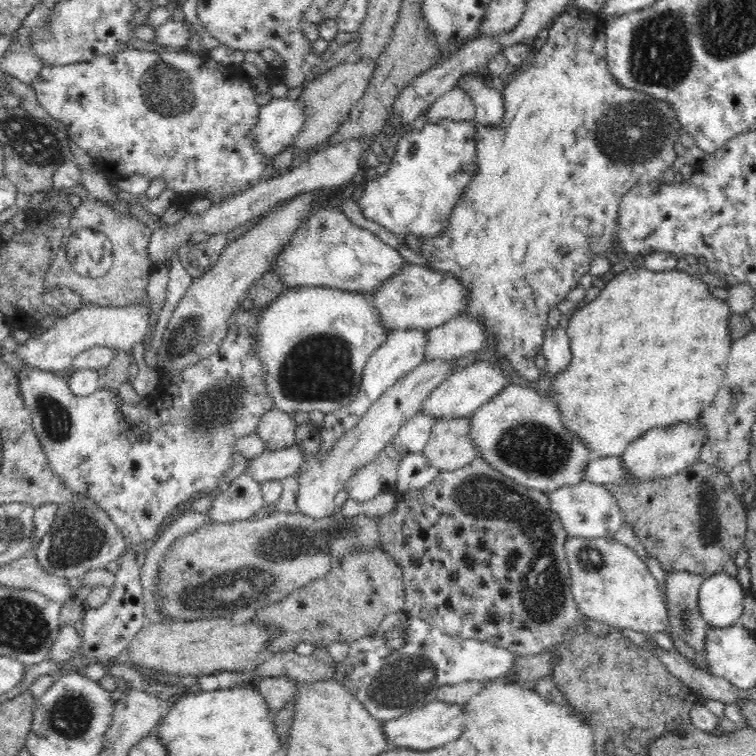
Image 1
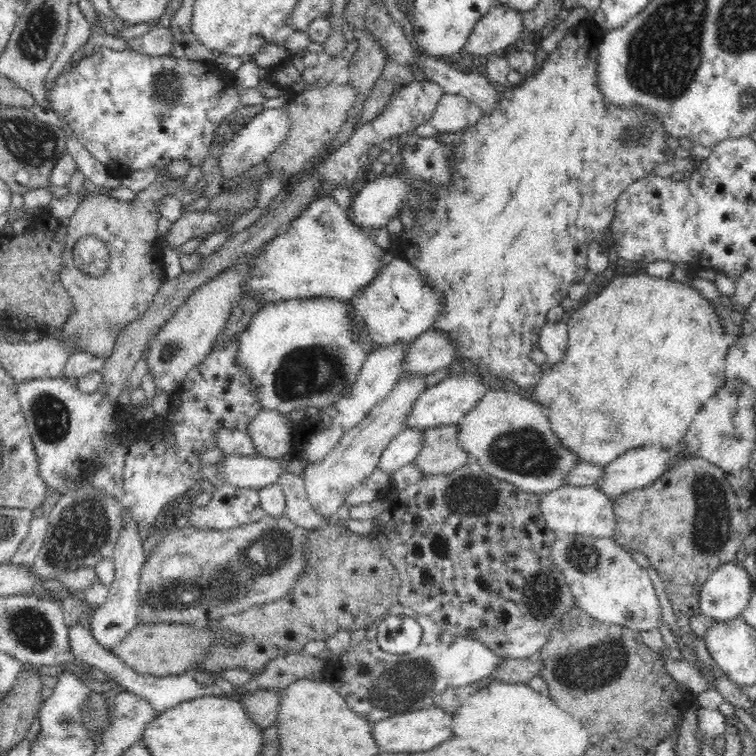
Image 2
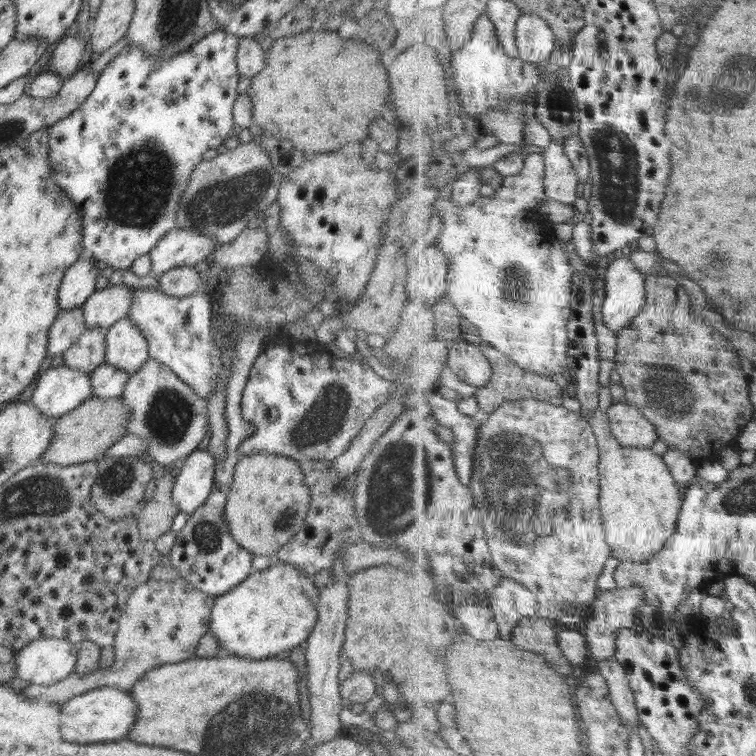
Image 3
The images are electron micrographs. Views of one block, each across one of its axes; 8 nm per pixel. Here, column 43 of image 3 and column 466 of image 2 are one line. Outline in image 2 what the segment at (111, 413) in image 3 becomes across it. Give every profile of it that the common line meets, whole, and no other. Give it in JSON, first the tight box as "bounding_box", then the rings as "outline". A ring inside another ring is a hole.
{"bounding_box":[416,425,470,477],"outline":[[[458,425],[435,427],[424,431],[424,442],[416,457],[416,467],[427,477],[450,475],[470,461],[458,445]]]}

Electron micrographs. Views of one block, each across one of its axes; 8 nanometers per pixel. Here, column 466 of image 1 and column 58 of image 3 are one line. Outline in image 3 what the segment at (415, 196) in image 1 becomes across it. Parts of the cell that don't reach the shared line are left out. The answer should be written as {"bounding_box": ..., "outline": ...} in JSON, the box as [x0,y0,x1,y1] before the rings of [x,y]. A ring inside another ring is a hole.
{"bounding_box":[48,30,240,271],"outline":[[[218,30],[203,36],[202,39],[192,44],[190,49],[180,52],[178,56],[172,56],[170,60],[144,56],[144,51],[140,47],[128,46],[97,76],[94,90],[89,94],[89,97],[68,116],[57,120],[52,126],[48,127],[51,177],[56,181],[61,191],[65,192],[66,198],[72,204],[75,204],[77,211],[80,213],[83,224],[82,246],[84,252],[96,261],[102,262],[109,271],[130,268],[136,258],[143,254],[149,254],[158,240],[167,232],[177,228],[177,210],[180,196],[186,190],[192,171],[203,161],[202,154],[204,152],[217,149],[231,135],[235,123],[233,121],[233,104],[239,95],[236,91],[238,80],[240,80],[236,65],[238,43],[238,36]]]}

